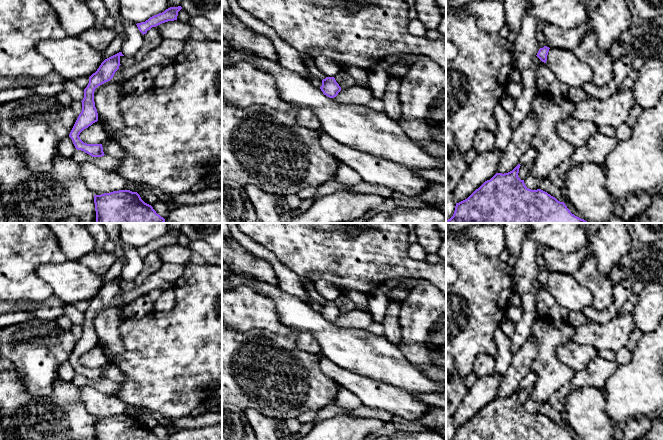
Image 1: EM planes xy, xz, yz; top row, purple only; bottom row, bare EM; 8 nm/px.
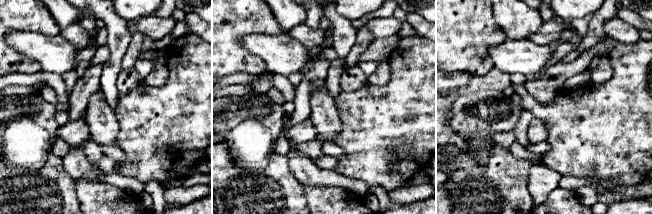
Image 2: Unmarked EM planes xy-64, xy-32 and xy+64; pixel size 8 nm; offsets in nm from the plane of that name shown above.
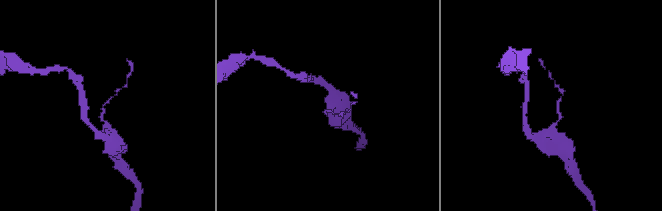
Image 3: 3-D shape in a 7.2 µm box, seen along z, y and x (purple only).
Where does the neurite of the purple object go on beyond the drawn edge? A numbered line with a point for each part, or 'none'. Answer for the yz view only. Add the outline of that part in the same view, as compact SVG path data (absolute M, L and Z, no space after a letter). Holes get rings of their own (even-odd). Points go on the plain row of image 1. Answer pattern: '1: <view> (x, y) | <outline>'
none

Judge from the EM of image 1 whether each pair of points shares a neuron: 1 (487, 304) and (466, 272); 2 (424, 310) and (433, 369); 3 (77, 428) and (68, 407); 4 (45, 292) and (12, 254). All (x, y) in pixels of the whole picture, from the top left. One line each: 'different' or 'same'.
1: same
2: same
3: same
4: same

